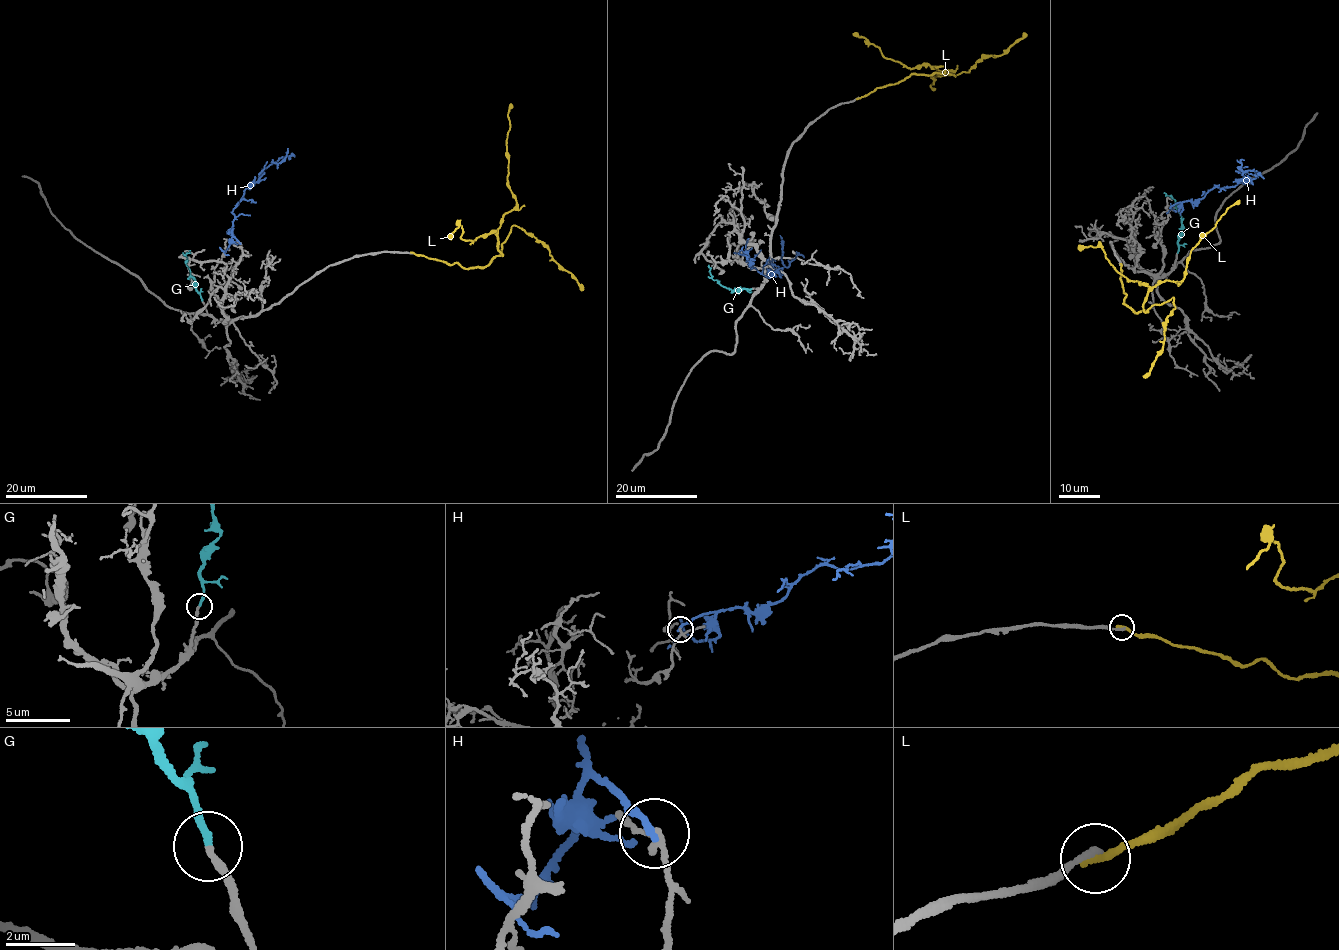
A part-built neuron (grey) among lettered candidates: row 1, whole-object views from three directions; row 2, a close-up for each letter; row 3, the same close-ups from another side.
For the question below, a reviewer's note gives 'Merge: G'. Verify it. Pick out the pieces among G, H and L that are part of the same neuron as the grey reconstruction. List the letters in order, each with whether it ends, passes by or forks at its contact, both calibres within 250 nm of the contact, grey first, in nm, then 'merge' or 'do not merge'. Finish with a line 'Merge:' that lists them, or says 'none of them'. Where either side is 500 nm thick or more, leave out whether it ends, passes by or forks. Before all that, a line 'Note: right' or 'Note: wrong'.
Note: right
G: it ends | 200/200 nm | merge
H: it ends | 150/200 nm | do not merge
L: it ends | 200/240 nm | do not merge
Merge: G

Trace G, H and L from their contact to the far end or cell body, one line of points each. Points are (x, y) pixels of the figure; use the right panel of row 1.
G: (1177, 252), (1178, 236), (1183, 231), (1182, 216), (1172, 198), (1164, 193)
H: (1170, 207), (1196, 201), (1214, 187), (1243, 182), (1246, 177), (1239, 171), (1255, 174), (1241, 168), (1243, 160)
L: (1120, 264), (1124, 302), (1138, 314), (1147, 311), (1148, 290), (1167, 279), (1183, 279), (1191, 248), (1239, 200)

